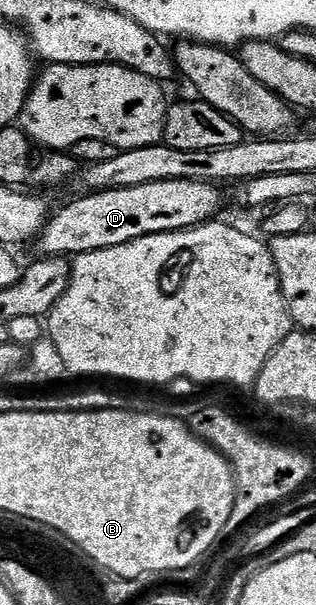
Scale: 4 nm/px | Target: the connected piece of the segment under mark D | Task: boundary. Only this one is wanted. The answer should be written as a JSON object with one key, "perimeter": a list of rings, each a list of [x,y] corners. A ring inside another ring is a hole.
{"perimeter":[[[153,182],[144,186],[124,190],[105,190],[89,193],[87,196],[64,207],[58,215],[51,217],[40,235],[41,253],[52,258],[77,256],[93,250],[112,248],[140,240],[153,234],[167,234],[177,230],[191,230],[219,217],[218,209],[222,206],[222,194],[217,185],[208,182]]]}

